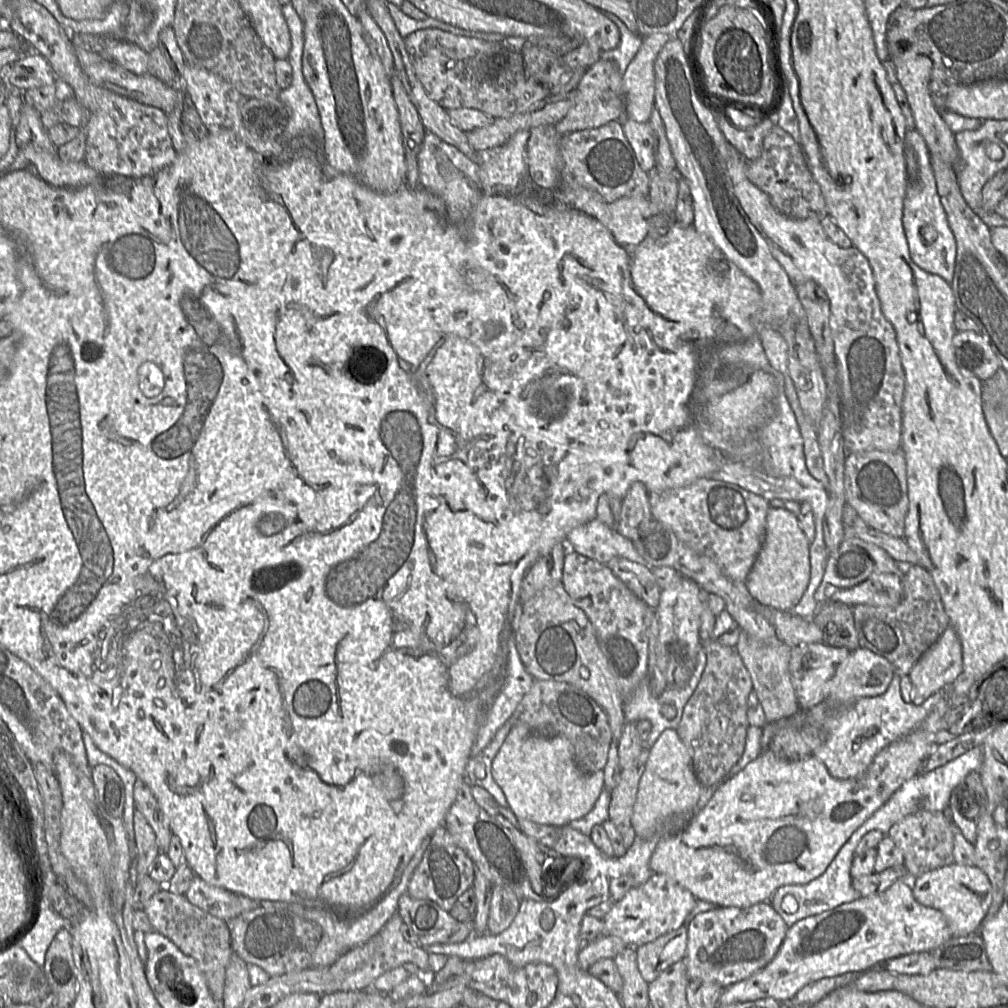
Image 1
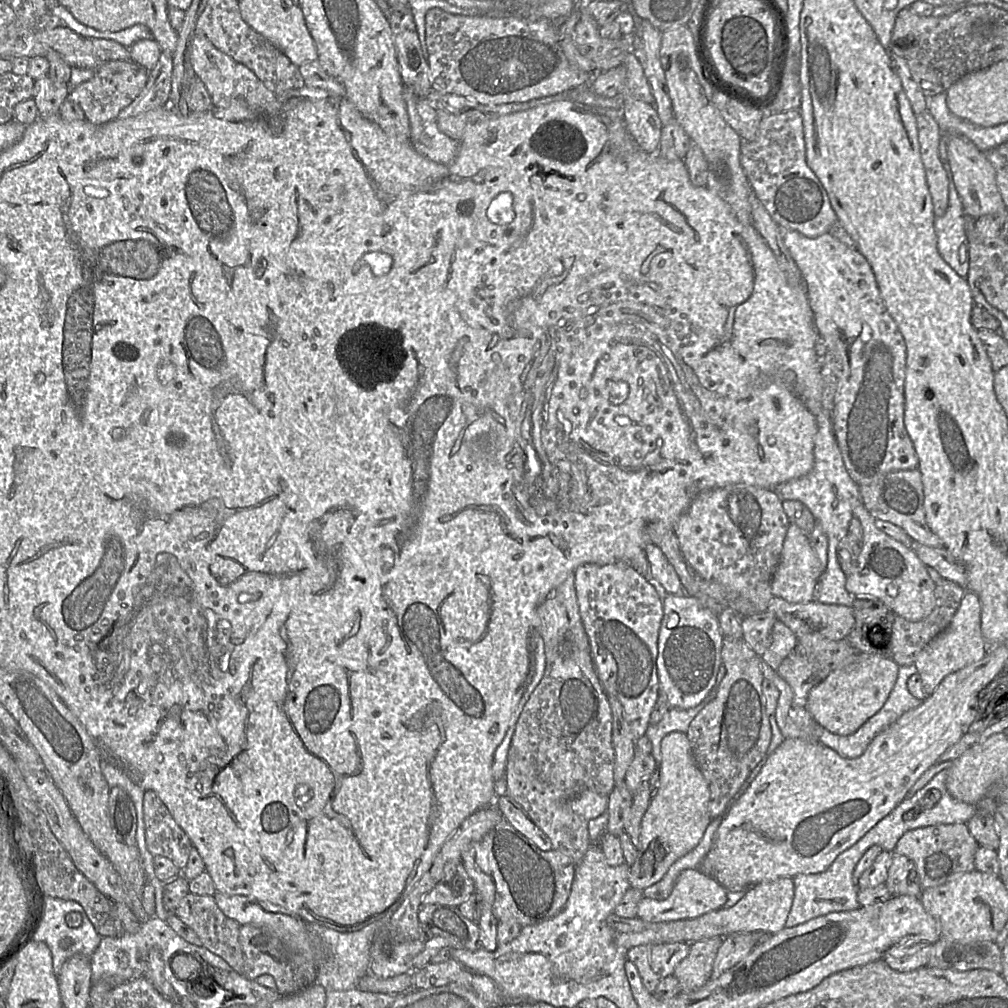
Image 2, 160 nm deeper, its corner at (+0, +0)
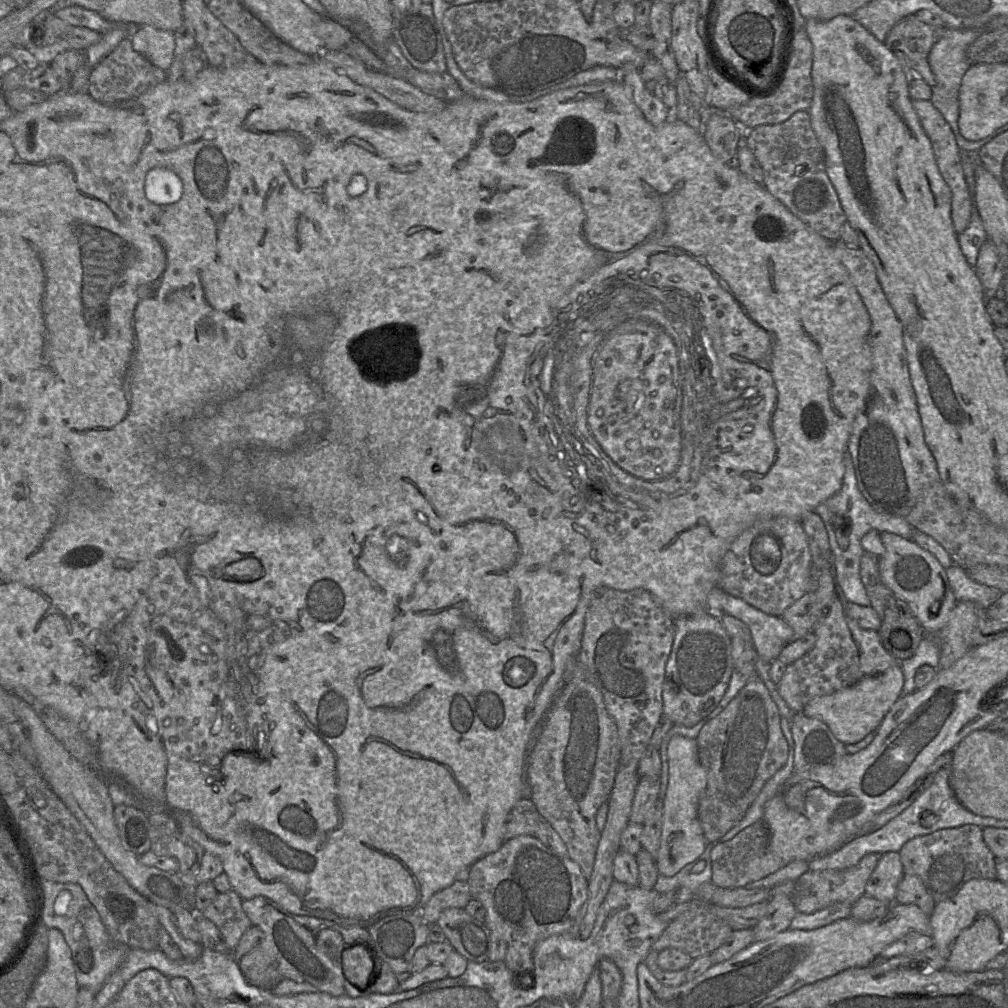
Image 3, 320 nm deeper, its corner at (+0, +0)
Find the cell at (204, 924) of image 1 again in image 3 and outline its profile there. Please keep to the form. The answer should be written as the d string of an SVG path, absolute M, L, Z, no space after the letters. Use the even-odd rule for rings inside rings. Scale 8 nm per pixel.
M234 891L218 893L201 917L213 922L219 929L228 951L233 952L244 932L252 926L242 908L243 899Z

